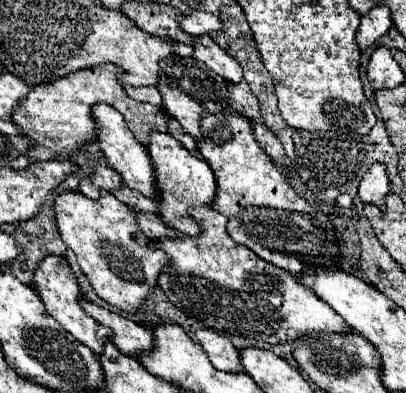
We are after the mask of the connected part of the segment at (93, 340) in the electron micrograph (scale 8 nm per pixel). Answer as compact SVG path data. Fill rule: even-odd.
M45 256L37 270L35 270L35 278L33 278L33 288L35 292L39 294L41 302L45 304L47 312L57 318L57 322L69 332L73 334L79 342L83 342L87 348L91 348L95 354L101 354L103 350L103 342L109 340L109 328L101 326L99 322L95 322L93 318L89 318L81 306L79 306L79 298L81 298L81 292L79 292L79 286L77 286L77 280L69 268L69 264L65 262L65 258L61 256Z

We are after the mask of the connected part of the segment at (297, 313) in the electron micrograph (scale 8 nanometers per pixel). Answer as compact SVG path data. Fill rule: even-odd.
M197 206L189 210L189 216L197 222L201 234L199 236L175 236L175 238L159 238L151 240L151 250L163 250L171 260L169 266L159 274L157 284L165 292L165 296L187 316L203 322L209 330L215 330L221 336L241 336L247 340L259 340L269 344L283 344L293 342L295 338L301 338L305 334L321 334L321 332L349 332L349 326L341 322L337 312L325 302L321 302L311 290L305 290L291 272L277 268L253 254L245 246L237 246L227 234L227 218L223 214L217 214L209 206Z

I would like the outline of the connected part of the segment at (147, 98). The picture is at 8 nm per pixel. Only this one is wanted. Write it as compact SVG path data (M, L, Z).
M123 86L123 90L127 94L131 94L133 100L141 100L141 102L149 102L153 106L161 106L161 94L159 90L153 88L133 88L133 86Z

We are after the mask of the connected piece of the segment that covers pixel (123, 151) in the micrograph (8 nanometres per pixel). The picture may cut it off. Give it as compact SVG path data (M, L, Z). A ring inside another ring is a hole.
M97 102L91 108L91 118L97 124L97 142L99 142L101 152L105 154L107 164L121 174L123 184L127 184L133 190L139 190L147 198L155 198L157 196L157 188L155 188L155 170L153 170L153 164L149 160L149 154L147 154L145 146L127 128L123 116L113 106L109 106L105 102Z

